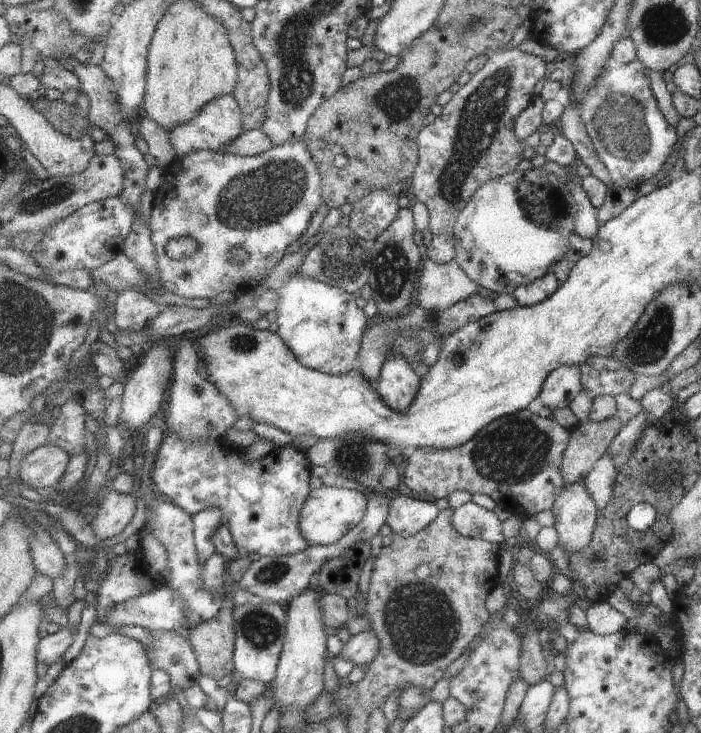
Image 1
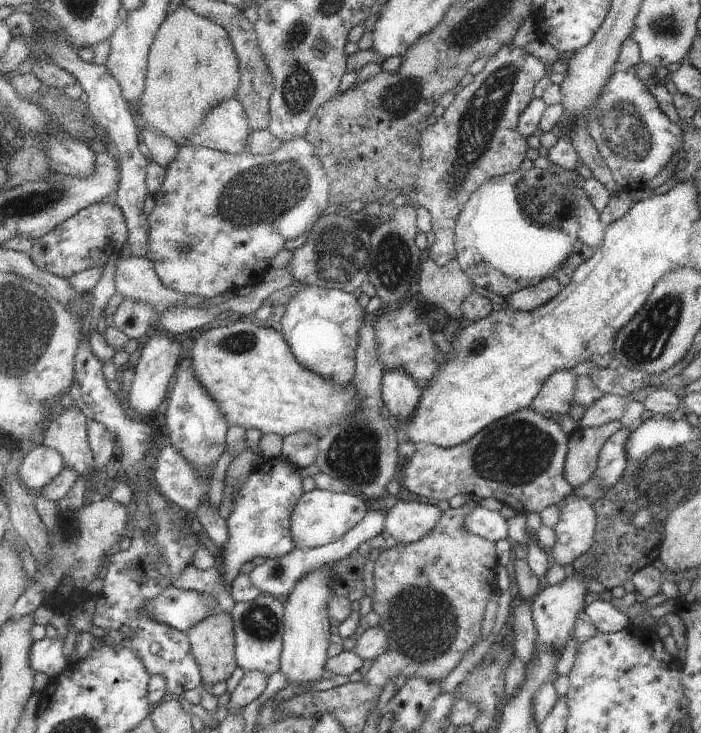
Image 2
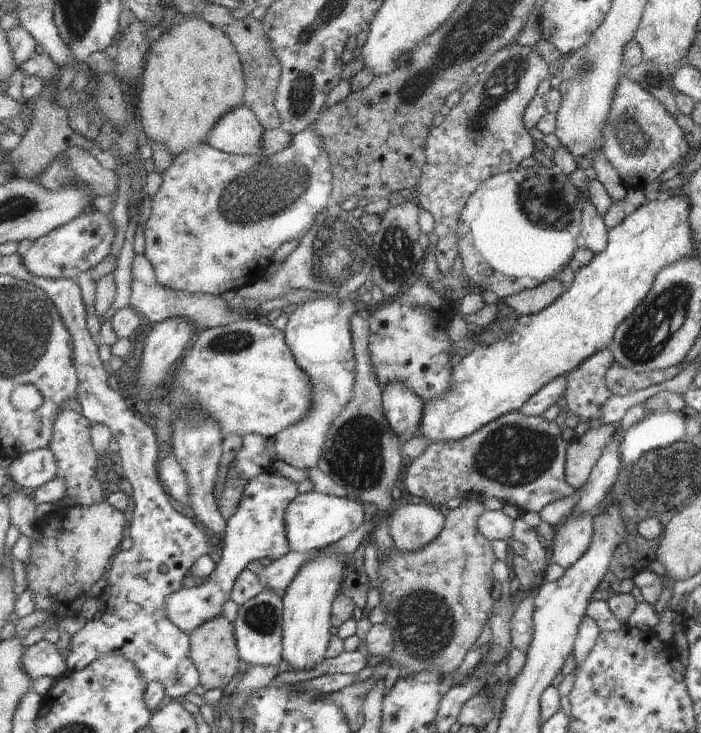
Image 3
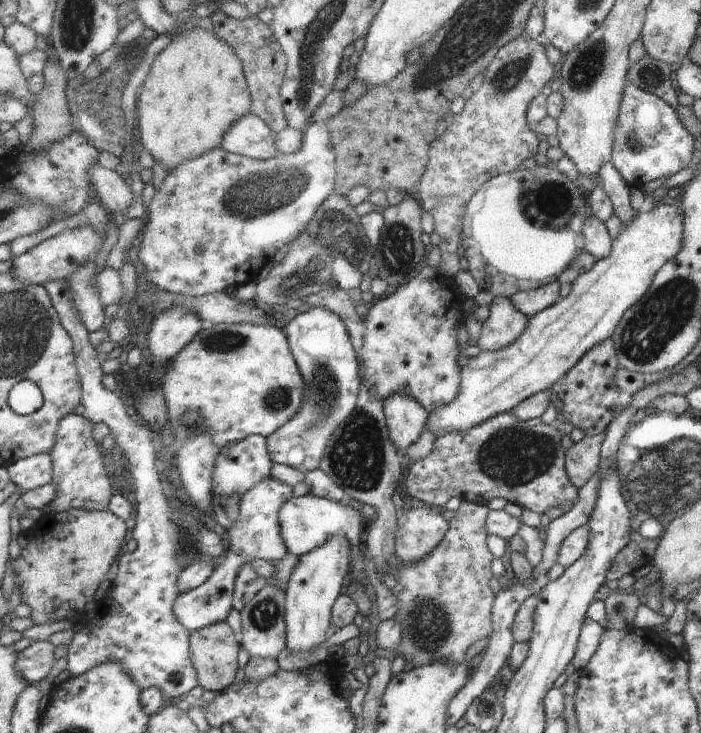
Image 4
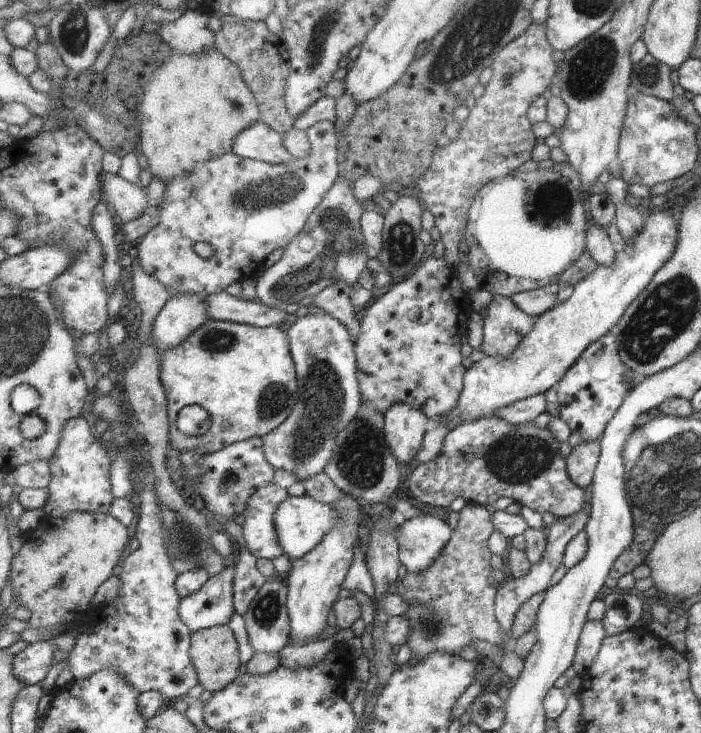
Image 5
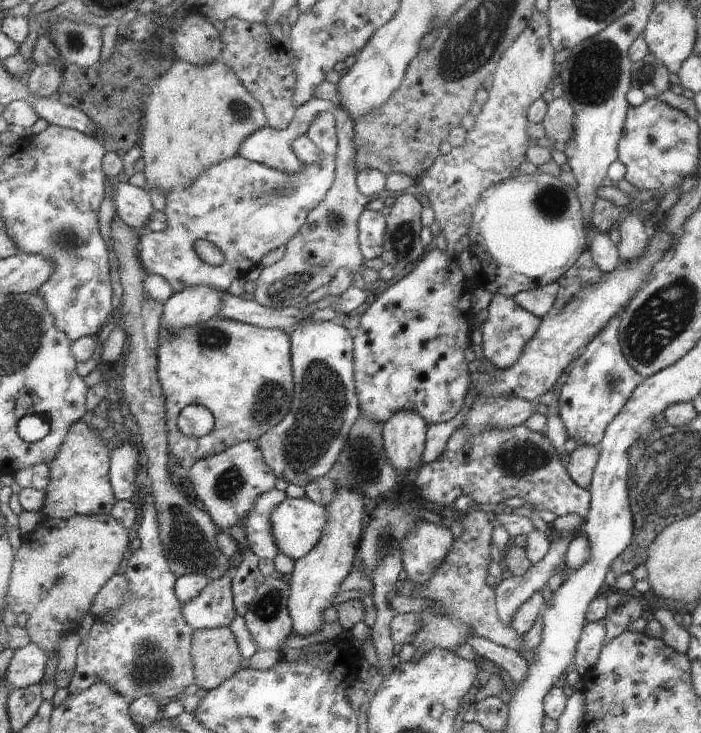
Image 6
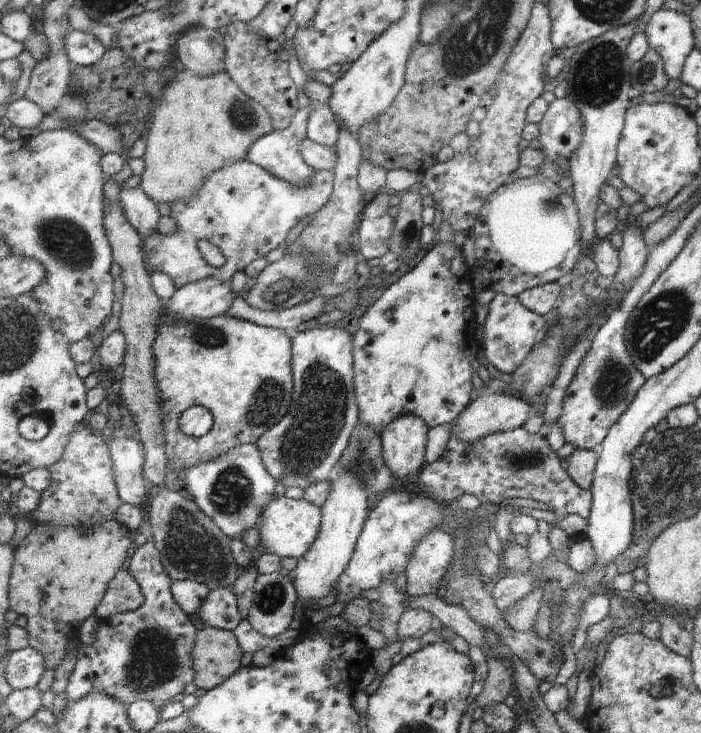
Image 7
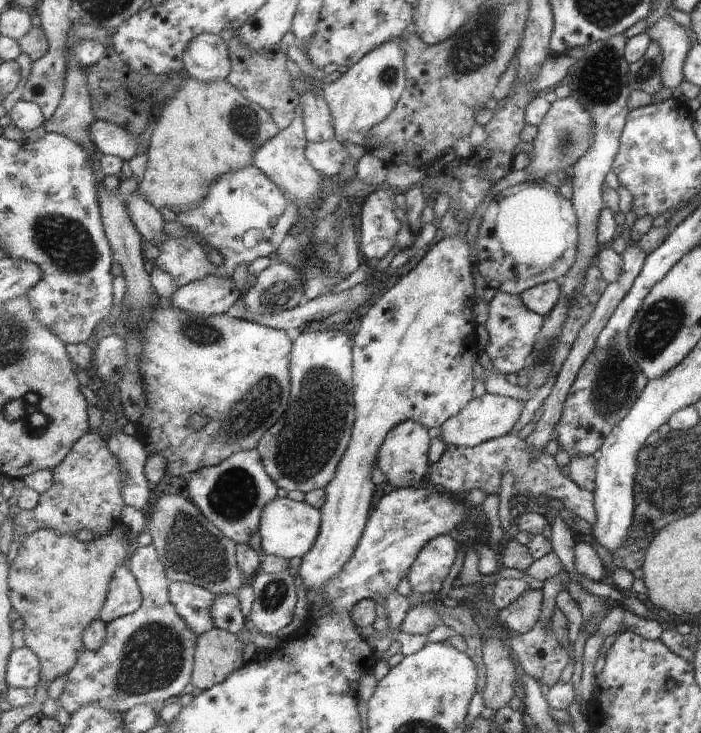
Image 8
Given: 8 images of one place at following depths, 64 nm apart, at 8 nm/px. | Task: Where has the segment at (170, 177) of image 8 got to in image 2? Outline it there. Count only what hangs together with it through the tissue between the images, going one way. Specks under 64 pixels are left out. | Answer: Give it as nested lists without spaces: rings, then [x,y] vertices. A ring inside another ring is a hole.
[[[182,3],[165,19],[151,45],[145,92],[134,107],[137,124],[143,129],[153,126],[181,147],[217,106],[239,98],[241,84],[239,58],[227,29]]]

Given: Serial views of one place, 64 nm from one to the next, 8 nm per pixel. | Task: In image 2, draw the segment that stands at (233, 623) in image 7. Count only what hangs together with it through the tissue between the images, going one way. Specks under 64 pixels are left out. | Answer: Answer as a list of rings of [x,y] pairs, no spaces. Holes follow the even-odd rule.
[[[289,458],[267,459],[265,464],[248,474],[241,490],[233,494],[233,514],[228,518],[229,542],[223,548],[223,571],[220,574],[227,593],[232,591],[233,581],[241,575],[243,566],[253,558],[281,558],[297,549],[291,534],[291,516],[301,496],[306,494],[303,476],[297,469]],[[173,586],[163,590],[159,598],[147,602],[147,614],[155,622],[185,632],[218,611],[219,604],[208,593]]]

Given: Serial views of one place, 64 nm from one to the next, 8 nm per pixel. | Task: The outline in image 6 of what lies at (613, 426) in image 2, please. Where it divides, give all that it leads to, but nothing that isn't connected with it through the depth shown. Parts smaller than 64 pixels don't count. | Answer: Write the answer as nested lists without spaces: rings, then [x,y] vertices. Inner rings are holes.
[[[590,445],[579,446],[569,456],[570,460],[567,460],[567,466],[565,466],[567,475],[576,486],[588,489],[598,460],[598,448]]]

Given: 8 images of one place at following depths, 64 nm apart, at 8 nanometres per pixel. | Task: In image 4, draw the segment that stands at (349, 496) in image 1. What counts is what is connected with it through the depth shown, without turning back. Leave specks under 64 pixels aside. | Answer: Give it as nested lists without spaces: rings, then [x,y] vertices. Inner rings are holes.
[[[313,494],[291,498],[289,502],[283,504],[279,514],[279,522],[281,522],[283,540],[285,540],[287,550],[298,557],[309,554],[329,542],[333,536],[339,536],[339,534],[347,536],[355,544],[359,542],[358,548],[359,546],[364,547],[359,539],[361,528],[363,528],[361,512],[347,506],[347,504],[329,500],[329,498],[319,498],[319,496],[313,496]]]

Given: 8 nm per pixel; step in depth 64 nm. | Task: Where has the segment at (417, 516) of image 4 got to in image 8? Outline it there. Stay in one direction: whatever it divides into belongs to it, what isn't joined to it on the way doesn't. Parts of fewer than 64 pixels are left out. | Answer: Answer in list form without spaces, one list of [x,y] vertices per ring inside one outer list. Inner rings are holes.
[[[437,536],[431,540],[415,560],[408,580],[412,592],[418,594],[439,593],[451,566],[457,562],[459,548],[453,537]]]

